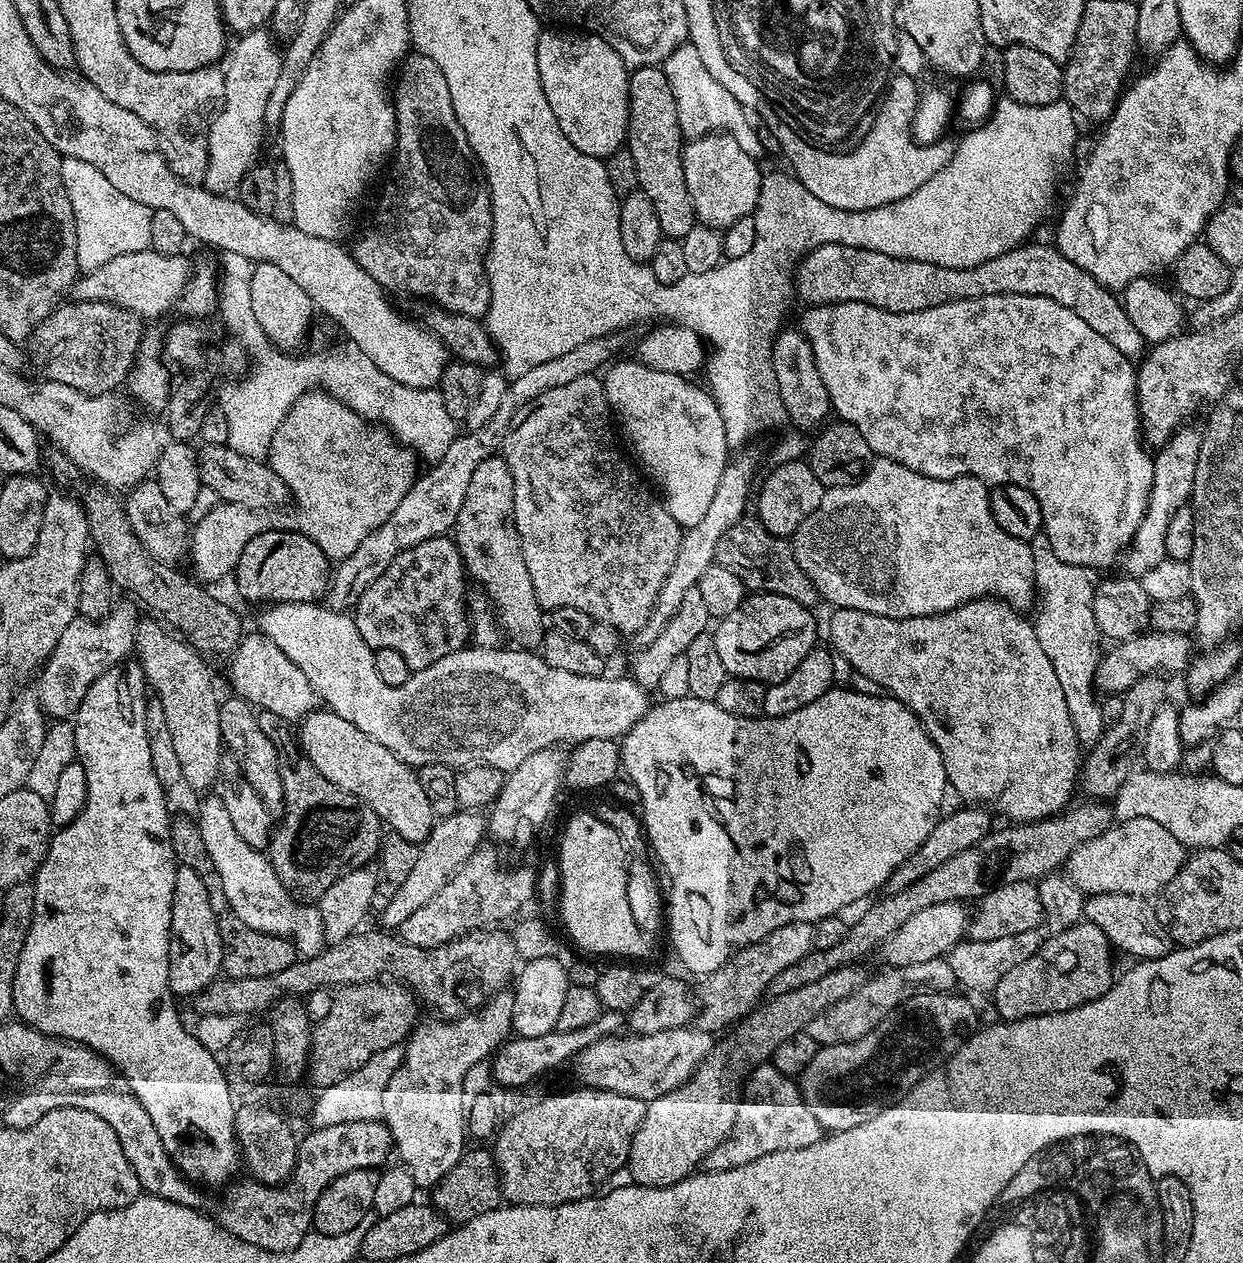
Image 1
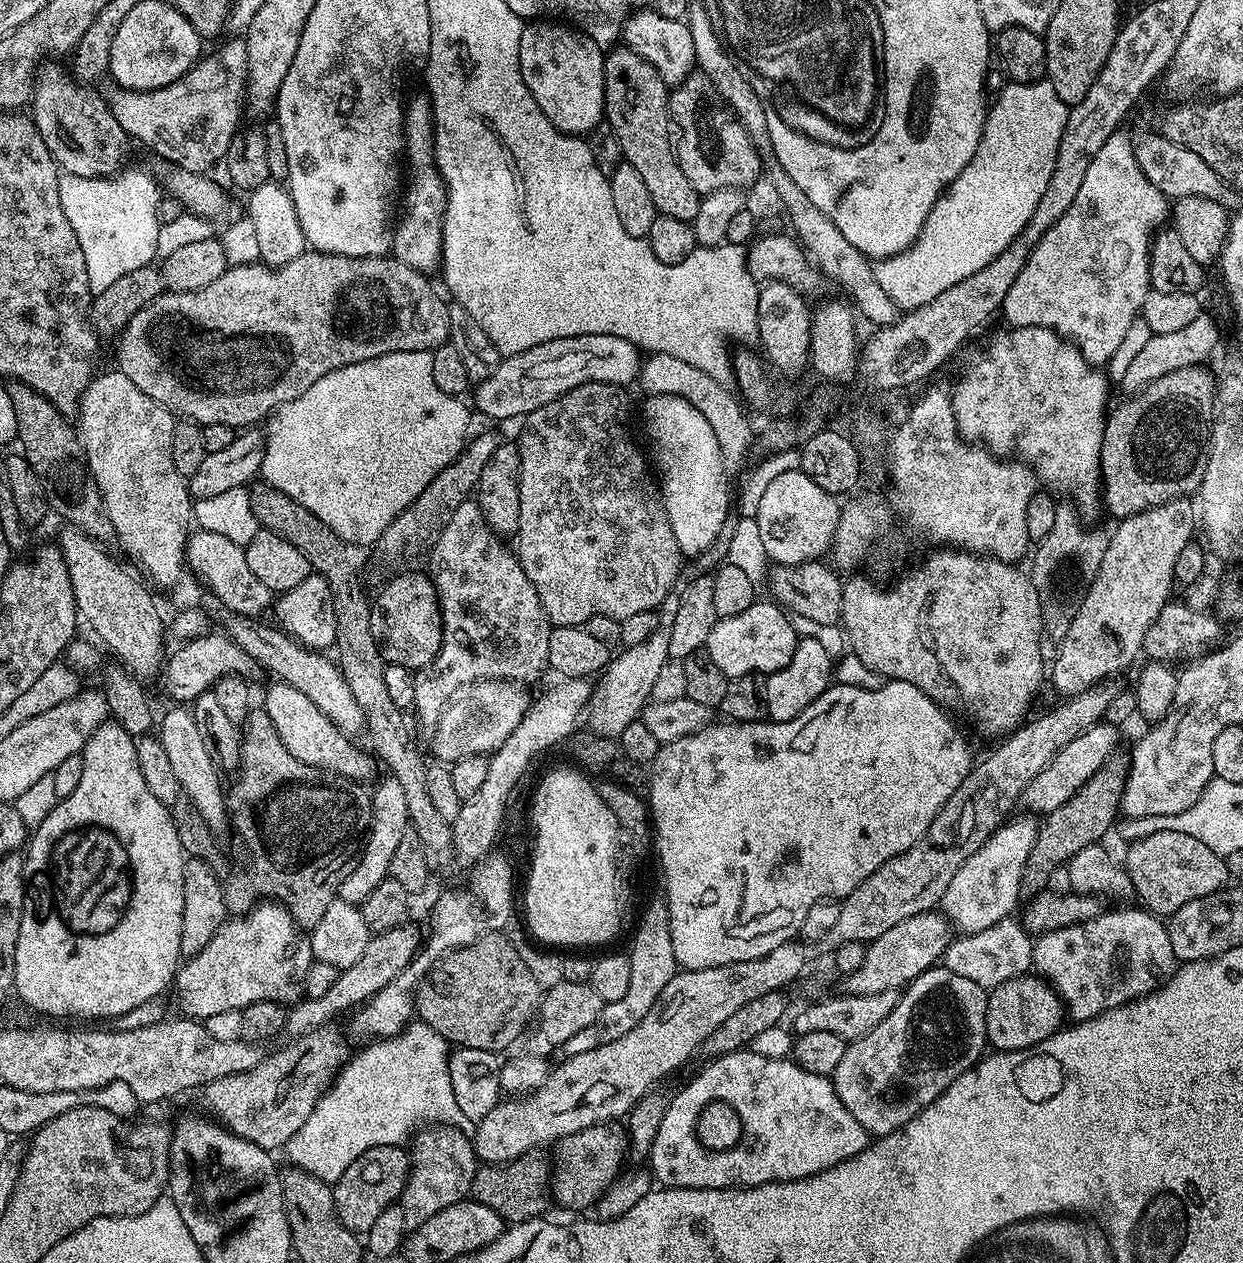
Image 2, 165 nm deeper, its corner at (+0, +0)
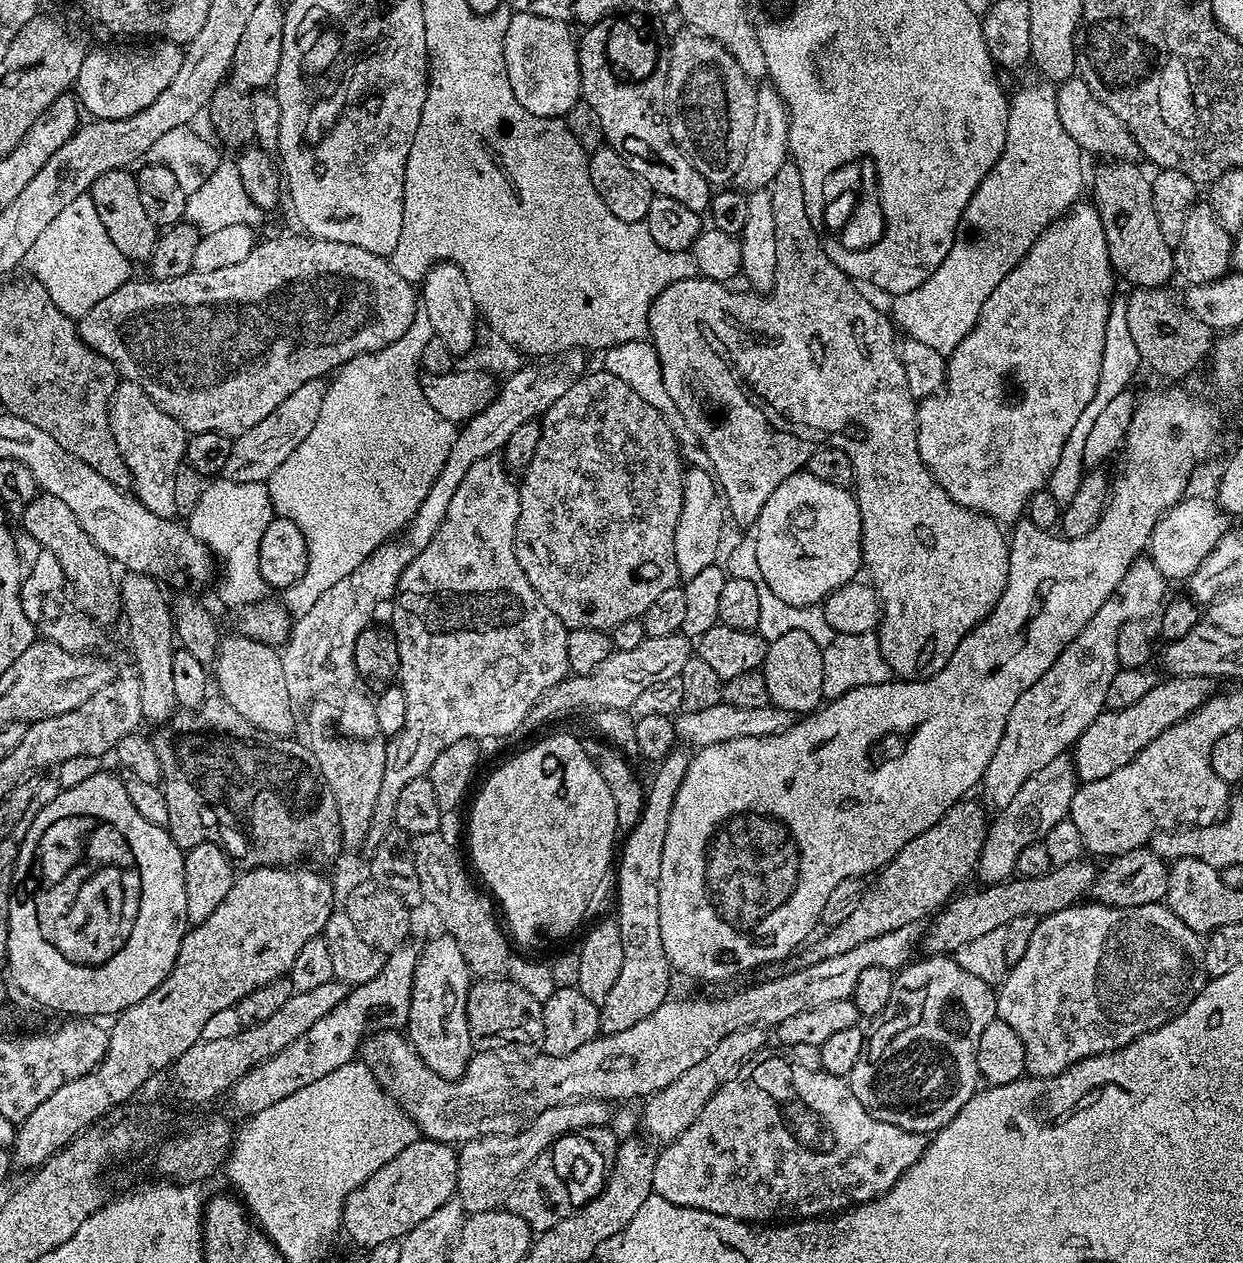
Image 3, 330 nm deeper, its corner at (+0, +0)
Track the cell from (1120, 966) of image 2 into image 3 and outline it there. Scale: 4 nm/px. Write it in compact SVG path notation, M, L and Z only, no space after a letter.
M1081 902L1073 904L1066 910L1058 910L1054 914L1037 919L1034 935L1030 937L1030 946L1026 946L1026 954L1022 954L1022 962L1011 965L1008 974L998 986L996 992L996 1014L999 1019L1006 1021L1018 1034L1024 1047L1024 1071L1029 1076L1057 1076L1067 1070L1072 1064L1079 1064L1081 1060L1106 1054L1134 1042L1142 1034L1162 1026L1173 1013L1178 1013L1204 989L1206 983L1206 969L1204 966L1205 945L1202 943L1201 933L1190 930L1178 914L1174 914L1167 903L1147 904L1133 908L1111 908L1105 904L1095 902Z

